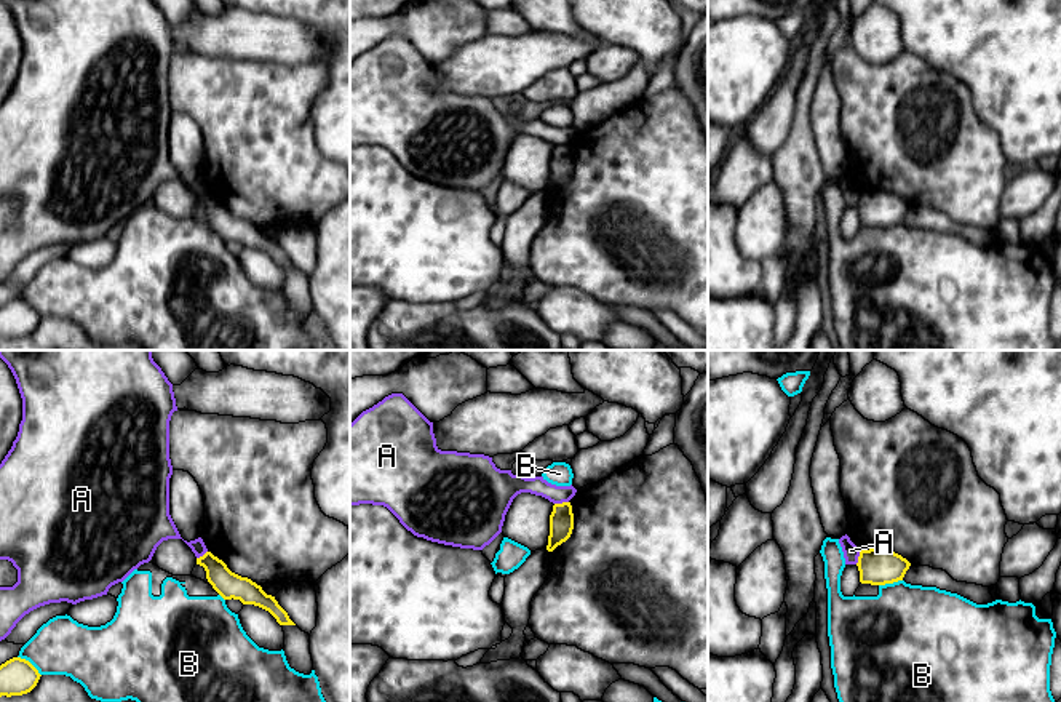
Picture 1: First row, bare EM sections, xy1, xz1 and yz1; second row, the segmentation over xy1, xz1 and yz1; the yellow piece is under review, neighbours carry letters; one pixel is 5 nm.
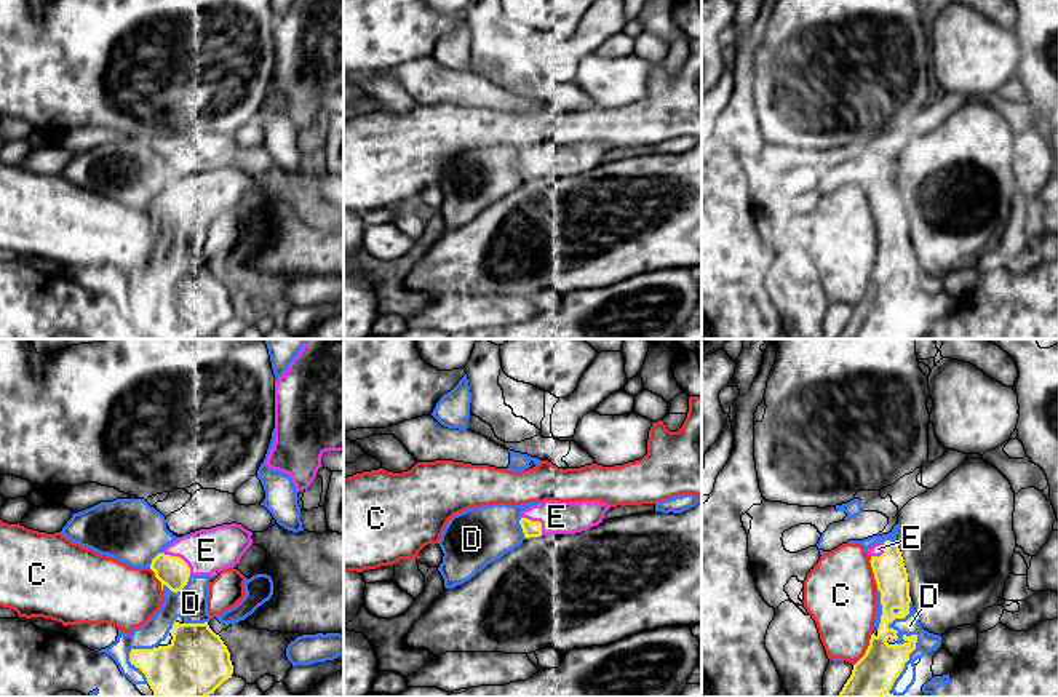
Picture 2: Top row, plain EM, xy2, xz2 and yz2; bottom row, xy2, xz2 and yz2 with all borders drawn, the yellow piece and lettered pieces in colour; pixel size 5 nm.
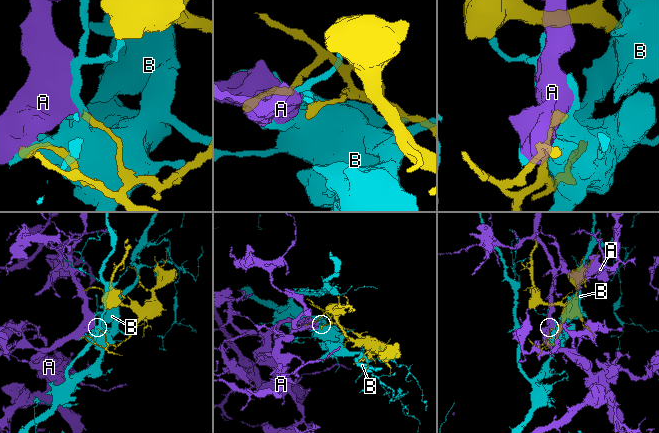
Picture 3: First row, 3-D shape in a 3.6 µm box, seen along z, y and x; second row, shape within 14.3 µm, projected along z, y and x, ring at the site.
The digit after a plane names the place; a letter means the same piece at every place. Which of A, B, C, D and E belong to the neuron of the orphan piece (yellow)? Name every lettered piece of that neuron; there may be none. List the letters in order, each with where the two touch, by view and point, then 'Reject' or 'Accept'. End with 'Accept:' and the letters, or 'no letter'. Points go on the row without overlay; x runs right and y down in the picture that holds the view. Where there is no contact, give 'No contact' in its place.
A: Touches yellow at xz1 (563, 144). Reject
B: Touches yellow at xy1 (31, 306). Reject
C: Touches yellow at yz2 (867, 291). Reject
D: Touches yellow at yz2 (906, 302). Reject
E: Touches yellow at xy2 (178, 199). Accept
Accept: E

